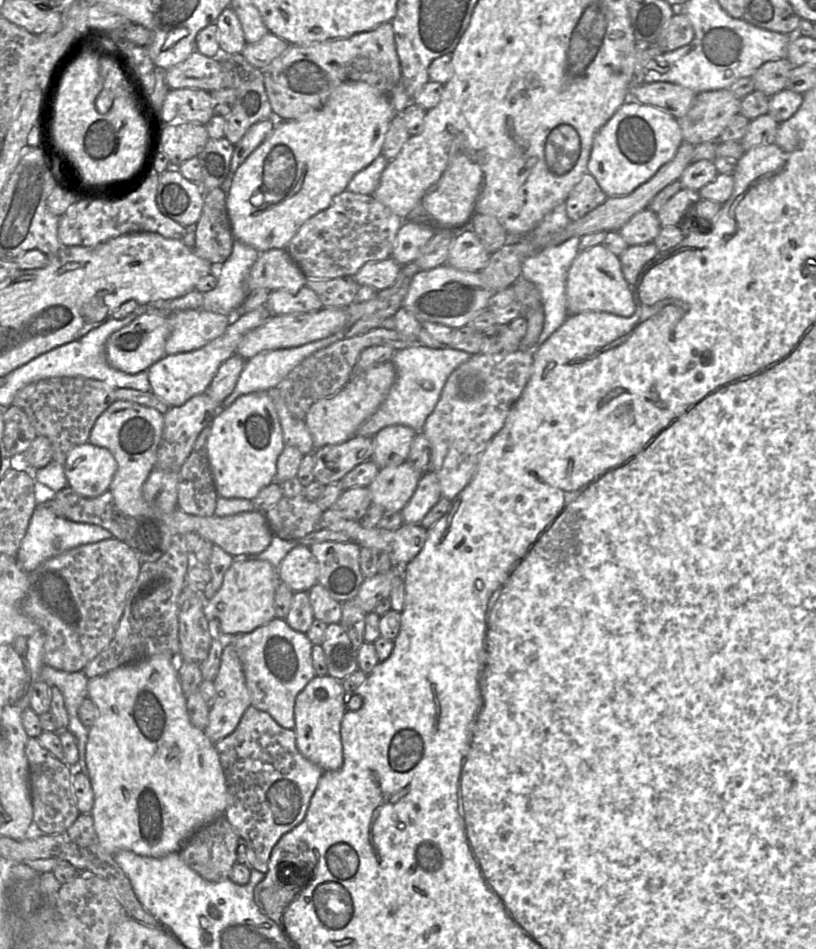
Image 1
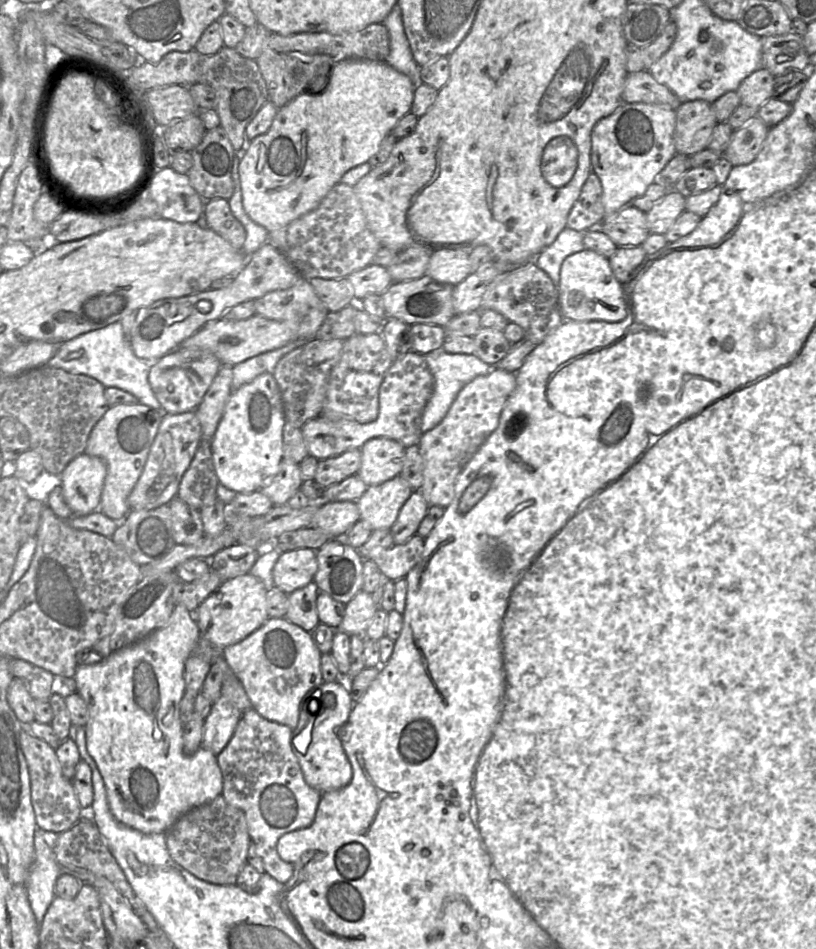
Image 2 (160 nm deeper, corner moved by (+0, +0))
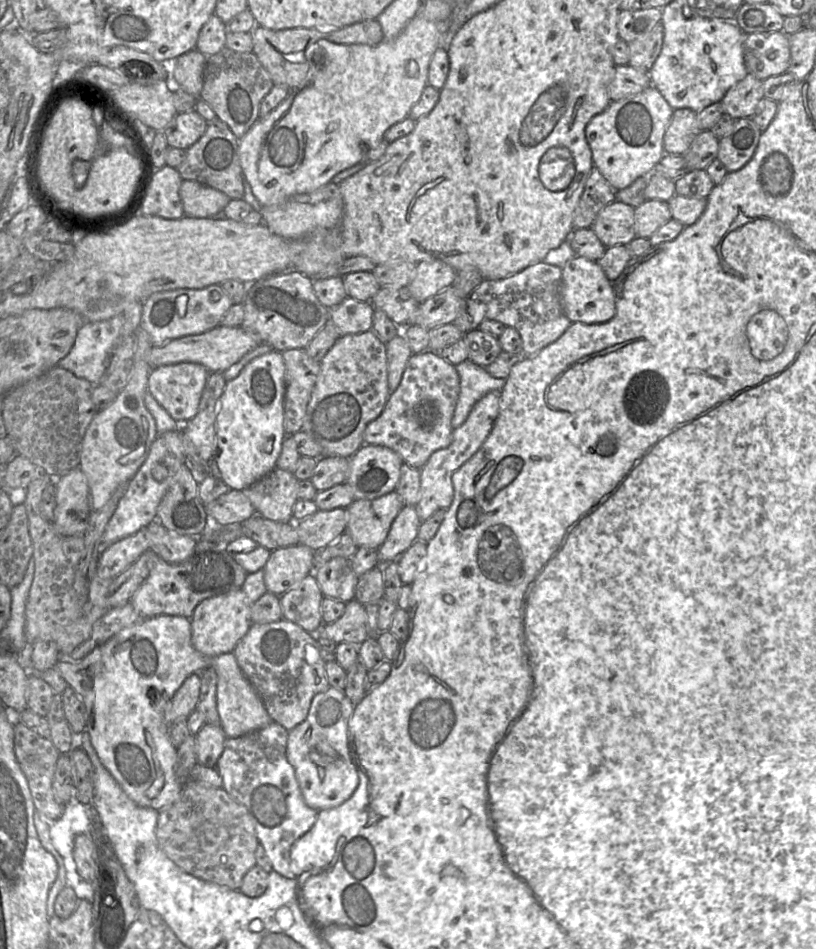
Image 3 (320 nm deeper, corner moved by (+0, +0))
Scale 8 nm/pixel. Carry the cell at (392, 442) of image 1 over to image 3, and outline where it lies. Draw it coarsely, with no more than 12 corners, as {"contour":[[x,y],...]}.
{"contour":[[363,445],[349,459],[355,500],[396,490],[401,457]]}

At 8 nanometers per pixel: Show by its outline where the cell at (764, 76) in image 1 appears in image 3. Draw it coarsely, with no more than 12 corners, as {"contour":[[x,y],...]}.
{"contour":[[748,73],[720,101],[735,120],[753,117],[763,81]]}

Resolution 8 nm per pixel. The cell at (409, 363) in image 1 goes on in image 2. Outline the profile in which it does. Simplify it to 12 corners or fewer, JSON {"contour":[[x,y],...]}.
{"contour":[[473,354],[424,356],[434,389],[423,434],[443,420],[466,384],[495,369]]}

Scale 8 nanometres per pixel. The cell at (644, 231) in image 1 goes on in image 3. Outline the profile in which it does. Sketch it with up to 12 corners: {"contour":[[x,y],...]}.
{"contour":[[614,200],[590,228],[606,248],[636,237],[634,209]]}

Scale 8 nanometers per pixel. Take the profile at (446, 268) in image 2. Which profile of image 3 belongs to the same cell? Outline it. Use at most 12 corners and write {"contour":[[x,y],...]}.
{"contour":[[441,260],[419,262],[407,286],[423,303],[451,287],[457,271]]}

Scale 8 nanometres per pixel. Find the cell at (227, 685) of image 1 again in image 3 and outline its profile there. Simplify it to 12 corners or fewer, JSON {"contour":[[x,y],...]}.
{"contour":[[205,723],[196,734],[197,763],[216,767],[227,736]]}

